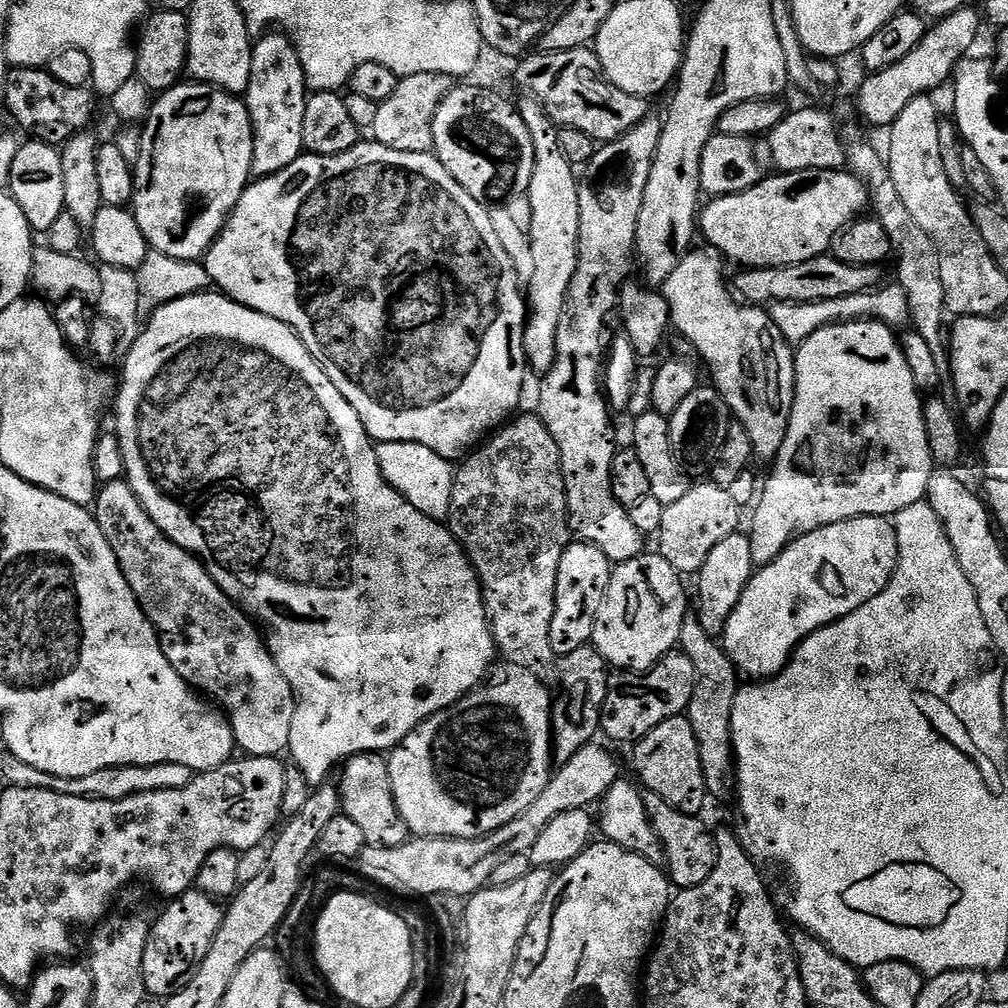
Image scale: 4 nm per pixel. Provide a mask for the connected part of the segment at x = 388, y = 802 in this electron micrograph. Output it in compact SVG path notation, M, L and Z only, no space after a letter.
M359 752L350 756L342 765L338 787L343 815L349 816L366 833L366 842L374 848L402 846L410 839L410 833L396 805L394 790L390 786L390 770L387 759L378 752Z

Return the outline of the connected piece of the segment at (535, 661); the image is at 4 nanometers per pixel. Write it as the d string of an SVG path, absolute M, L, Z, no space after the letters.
M539 415L519 416L509 419L499 431L489 435L475 451L465 455L455 469L446 527L464 549L480 580L484 609L492 627L497 653L509 664L530 668L540 674L544 664L554 660L550 622L554 618L558 562L562 562L562 554L570 543L568 503L558 442L550 438L550 430L546 430Z

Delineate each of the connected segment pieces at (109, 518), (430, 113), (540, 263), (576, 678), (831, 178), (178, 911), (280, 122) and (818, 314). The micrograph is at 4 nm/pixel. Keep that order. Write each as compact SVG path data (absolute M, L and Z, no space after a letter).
M127 479L115 480L97 491L94 515L100 523L102 534L106 534L106 542L110 542L118 558L130 590L136 595L148 621L155 626L161 639L160 648L166 658L189 688L217 700L215 703L230 717L236 748L248 756L279 757L280 752L287 753L290 730L296 717L296 691L290 682L286 682L286 674L278 670L278 662L274 662L265 637L252 617L221 590L218 582L214 582L207 564L199 556L170 542L170 538L162 534Z
M446 74L401 76L398 86L394 86L394 94L390 94L386 102L378 104L378 115L370 129L371 139L390 150L402 150L410 154L432 152L434 114L438 114L438 106L442 106L446 94L450 94L453 87L453 77Z
M521 95L515 101L520 111L522 122L526 122L526 130L530 130L530 142L534 142L534 174L530 178L530 186L526 193L528 212L532 217L526 220L526 231L530 250L532 251L532 277L526 285L526 319L524 322L524 358L529 369L543 374L554 366L554 358L558 350L558 322L562 318L562 310L568 293L568 280L574 276L576 269L576 247L578 246L578 194L580 180L577 169L562 154L562 145L558 142L560 128L549 118L546 110L533 96Z
M591 643L559 657L558 664L560 664L560 696L558 692L552 705L552 755L555 763L562 765L570 762L570 758L574 758L574 754L578 754L582 746L591 744L597 739L610 683L610 675L608 676L610 665L602 658L602 654L598 654L598 650L592 647Z
M848 170L768 174L750 190L709 199L699 209L698 232L702 240L704 236L709 249L717 248L712 250L719 253L725 261L728 259L740 264L736 266L748 270L794 266L798 262L810 262L810 258L825 255L831 249L834 237L853 223L863 213L860 212L863 208L868 207L867 186Z
M193 890L169 899L164 913L151 921L148 941L142 958L144 990L149 997L167 998L178 994L194 978L198 966L210 954L210 946L224 921L224 908L219 899Z
M280 30L261 35L252 46L250 86L242 97L248 105L254 130L253 177L278 174L304 152L302 122L306 119L309 95L310 89L304 77L302 62L291 35Z
M881 283L879 288L873 288L872 291L862 294L854 294L850 298L820 300L817 304L774 304L771 305L770 315L774 326L778 326L778 330L782 330L784 341L793 346L804 344L806 338L810 338L810 334L814 334L826 326L853 320L878 320L881 324L887 324L893 329L900 330L911 321L909 303L900 284L888 283Z

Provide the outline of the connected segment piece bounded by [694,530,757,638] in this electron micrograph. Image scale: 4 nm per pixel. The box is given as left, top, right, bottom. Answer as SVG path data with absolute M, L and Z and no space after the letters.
M740 530L730 534L730 538L724 539L706 557L706 562L698 574L700 593L694 596L694 614L702 622L706 634L717 638L723 637L726 622L730 622L730 614L734 614L734 606L738 606L746 586L753 578L756 567L754 553L750 551L750 535Z

